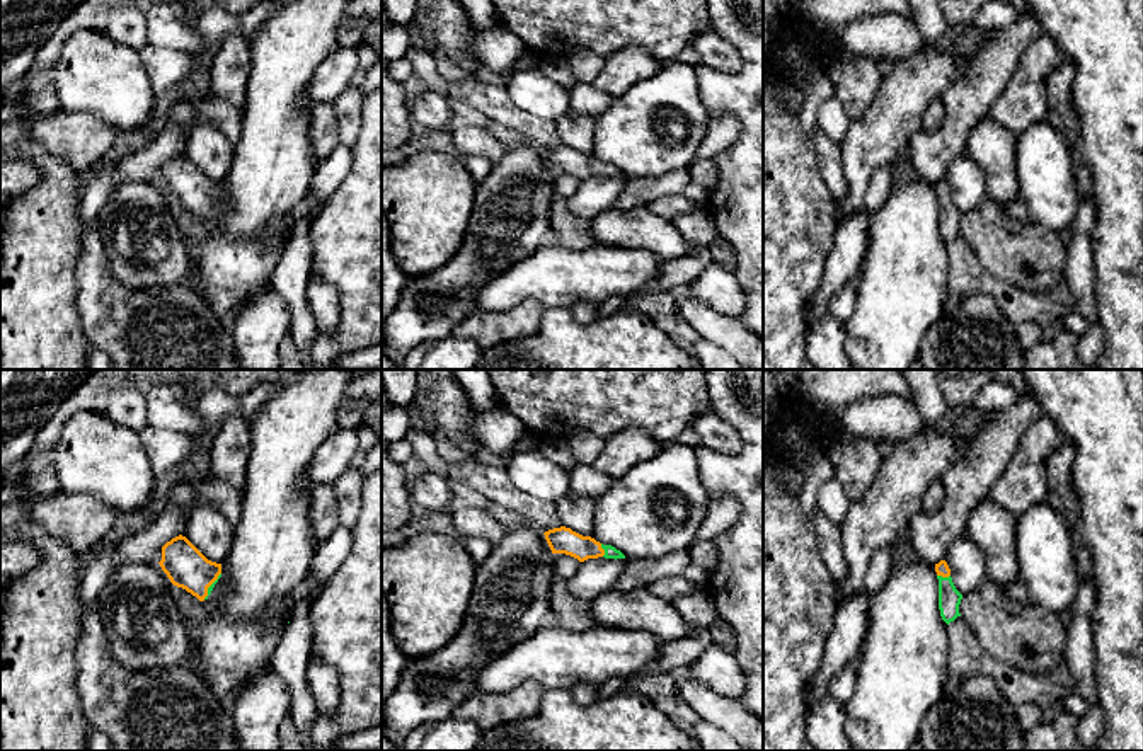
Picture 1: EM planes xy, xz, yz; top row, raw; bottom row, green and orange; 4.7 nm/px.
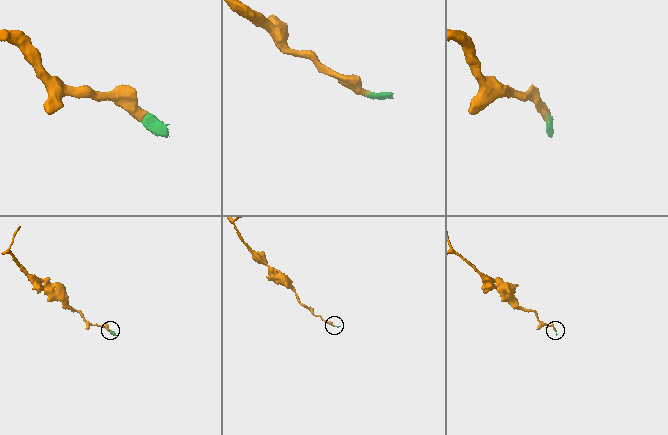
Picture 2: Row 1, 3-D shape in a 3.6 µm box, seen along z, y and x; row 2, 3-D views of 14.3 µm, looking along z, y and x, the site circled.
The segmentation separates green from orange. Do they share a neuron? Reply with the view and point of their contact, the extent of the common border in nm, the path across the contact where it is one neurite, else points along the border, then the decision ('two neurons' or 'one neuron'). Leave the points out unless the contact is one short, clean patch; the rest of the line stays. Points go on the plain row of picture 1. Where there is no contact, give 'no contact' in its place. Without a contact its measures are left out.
xz (603, 167) | 70 nm | across xz (610, 171), (603, 167), (578, 166), (561, 159) | one neuron

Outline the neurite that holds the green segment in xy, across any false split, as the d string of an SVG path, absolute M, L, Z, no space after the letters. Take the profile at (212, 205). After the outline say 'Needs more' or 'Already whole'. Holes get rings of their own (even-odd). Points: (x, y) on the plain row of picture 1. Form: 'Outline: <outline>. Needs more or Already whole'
Outline: M179 153L162 165L158 181L170 201L199 220L208 218L221 196L221 182L208 179L186 155Z. Needs more

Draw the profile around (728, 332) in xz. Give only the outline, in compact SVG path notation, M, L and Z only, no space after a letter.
M692 295L676 300L676 313L700 335L729 353L743 370L763 370L763 341L738 317L715 312Z

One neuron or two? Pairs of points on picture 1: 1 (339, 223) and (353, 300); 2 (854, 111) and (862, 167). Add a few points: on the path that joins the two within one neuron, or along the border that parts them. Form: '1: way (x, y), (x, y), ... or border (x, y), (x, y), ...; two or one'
1: way (353, 242), (353, 281); one
2: border (879, 87), (873, 104), (852, 121); two

